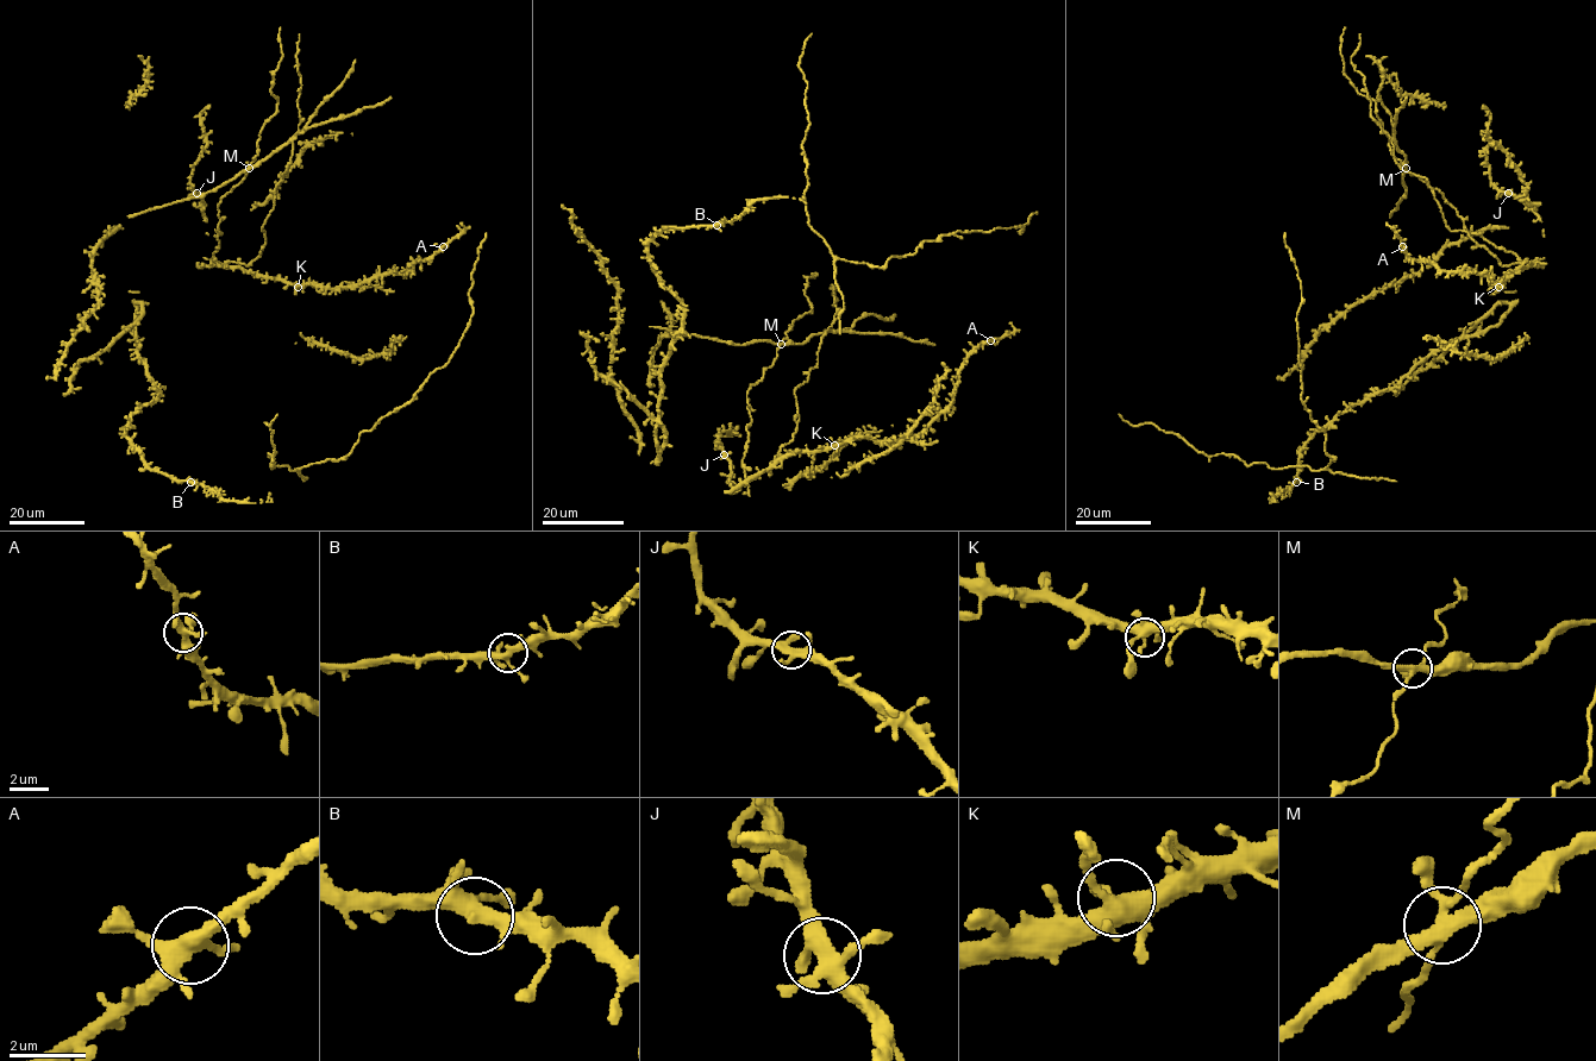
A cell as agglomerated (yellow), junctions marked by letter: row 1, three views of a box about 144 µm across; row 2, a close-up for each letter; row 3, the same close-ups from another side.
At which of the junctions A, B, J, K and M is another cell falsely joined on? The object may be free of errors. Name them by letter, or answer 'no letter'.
M

